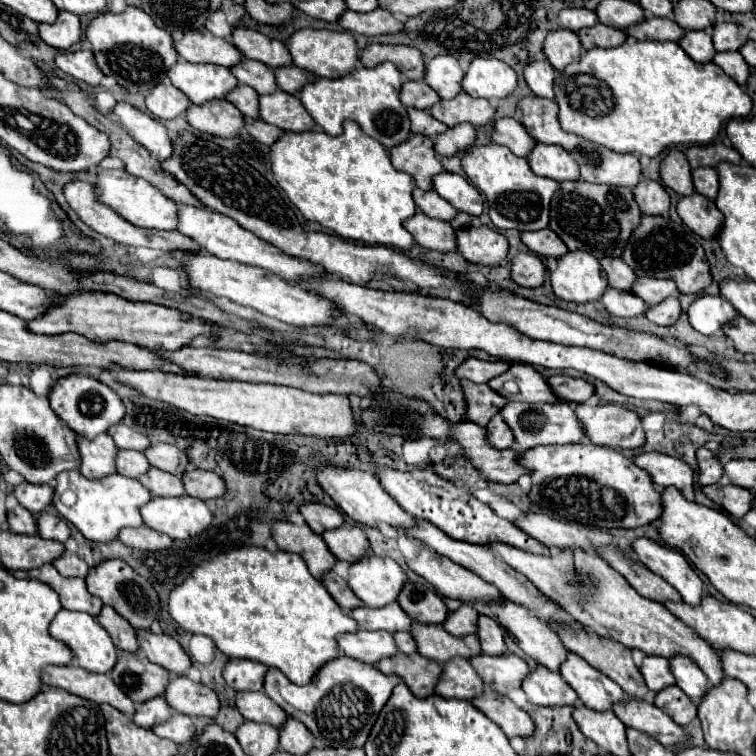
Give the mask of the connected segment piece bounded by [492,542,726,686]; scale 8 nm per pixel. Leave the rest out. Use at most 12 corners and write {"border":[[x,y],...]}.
{"border":[[492,548],[576,622],[646,654],[720,654],[596,554]]}

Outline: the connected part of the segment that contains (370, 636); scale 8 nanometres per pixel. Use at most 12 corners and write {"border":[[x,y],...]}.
{"border":[[390,632],[338,636],[342,654],[372,666],[398,654]]}

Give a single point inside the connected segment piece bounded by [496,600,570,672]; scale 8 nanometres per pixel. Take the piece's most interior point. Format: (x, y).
(539, 641)

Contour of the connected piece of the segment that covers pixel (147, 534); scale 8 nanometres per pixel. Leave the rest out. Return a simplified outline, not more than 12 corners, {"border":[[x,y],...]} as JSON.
{"border":[[148,526],[124,528],[118,538],[126,546],[160,552],[174,544]]}

